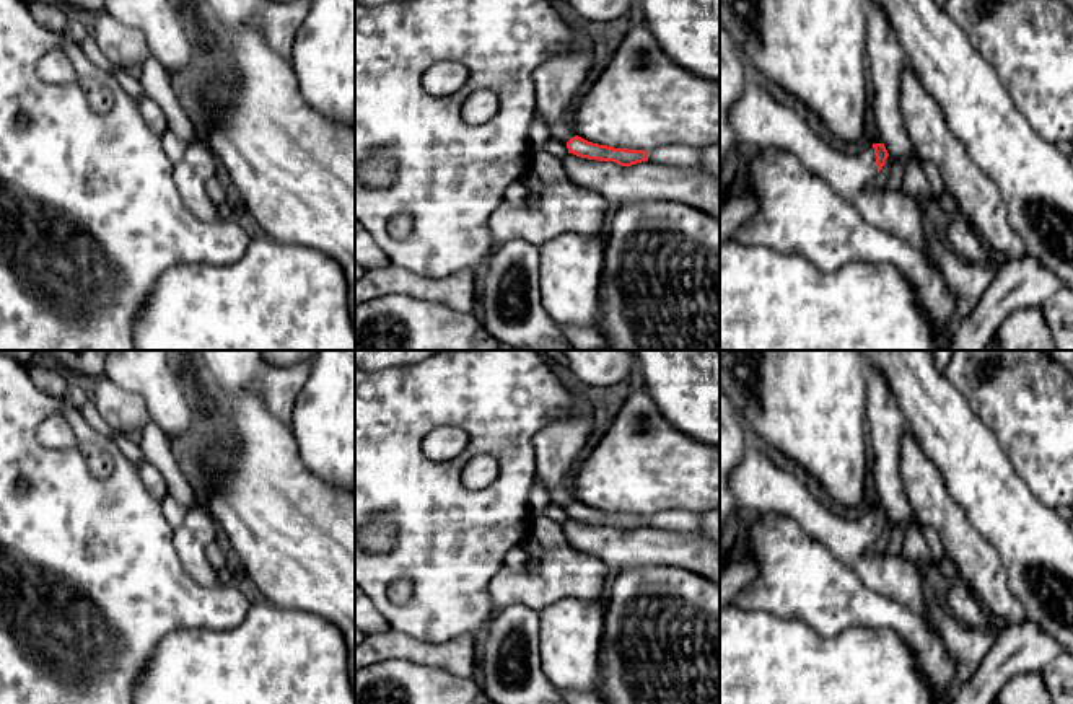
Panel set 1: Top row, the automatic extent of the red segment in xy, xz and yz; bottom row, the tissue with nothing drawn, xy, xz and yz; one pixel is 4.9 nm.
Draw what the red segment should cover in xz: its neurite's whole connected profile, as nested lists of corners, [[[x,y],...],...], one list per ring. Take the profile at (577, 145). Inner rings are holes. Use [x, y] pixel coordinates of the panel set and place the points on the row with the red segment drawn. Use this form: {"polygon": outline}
{"polygon": [[[572,26],[572,29],[575,46],[565,54],[554,55],[532,72],[536,109],[549,125],[550,137],[565,142],[568,153],[581,158],[614,161],[620,166],[648,161],[645,150],[614,148],[576,135],[572,112],[591,68],[588,55],[591,39],[585,28]]]}

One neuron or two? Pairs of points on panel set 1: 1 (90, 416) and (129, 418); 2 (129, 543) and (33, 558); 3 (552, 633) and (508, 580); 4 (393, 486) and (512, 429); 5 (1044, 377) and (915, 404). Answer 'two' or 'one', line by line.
1: two
2: one
3: two
4: one
5: two

